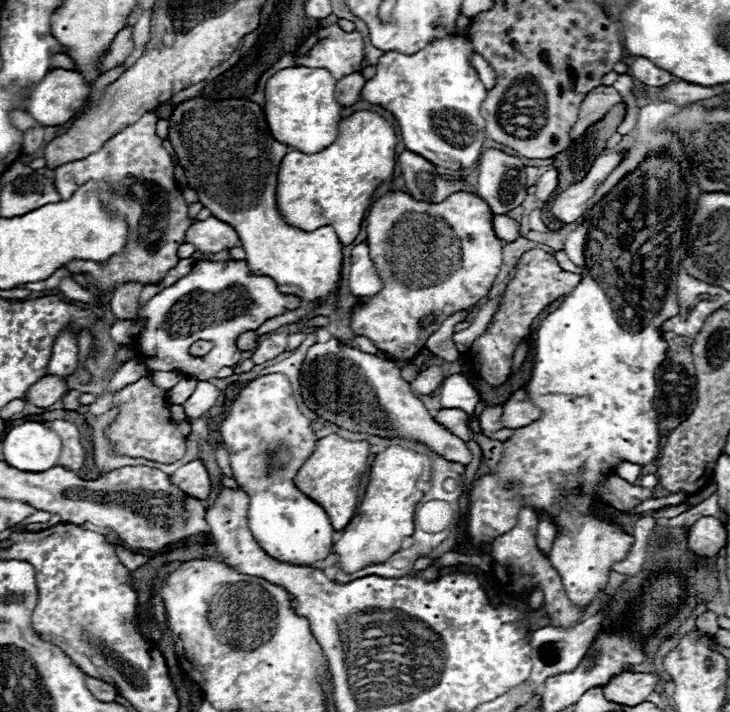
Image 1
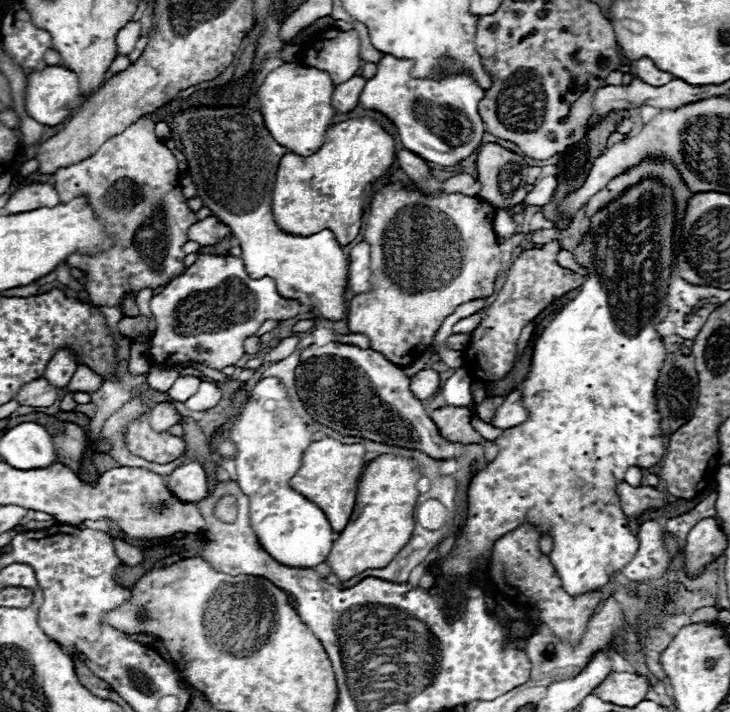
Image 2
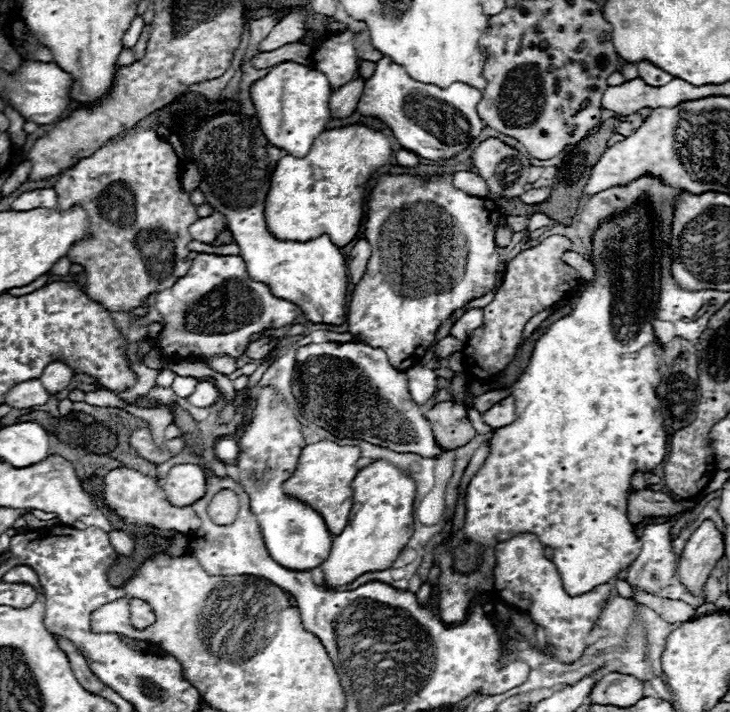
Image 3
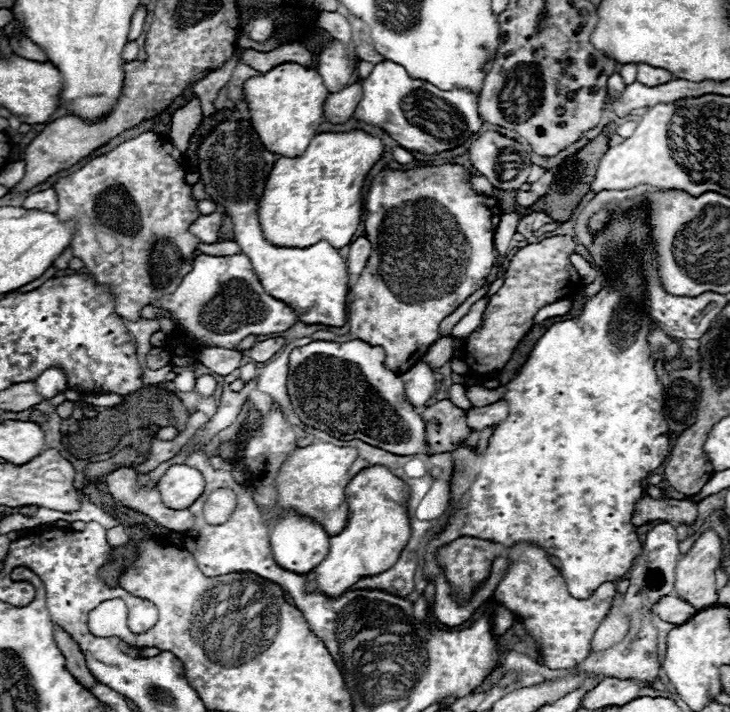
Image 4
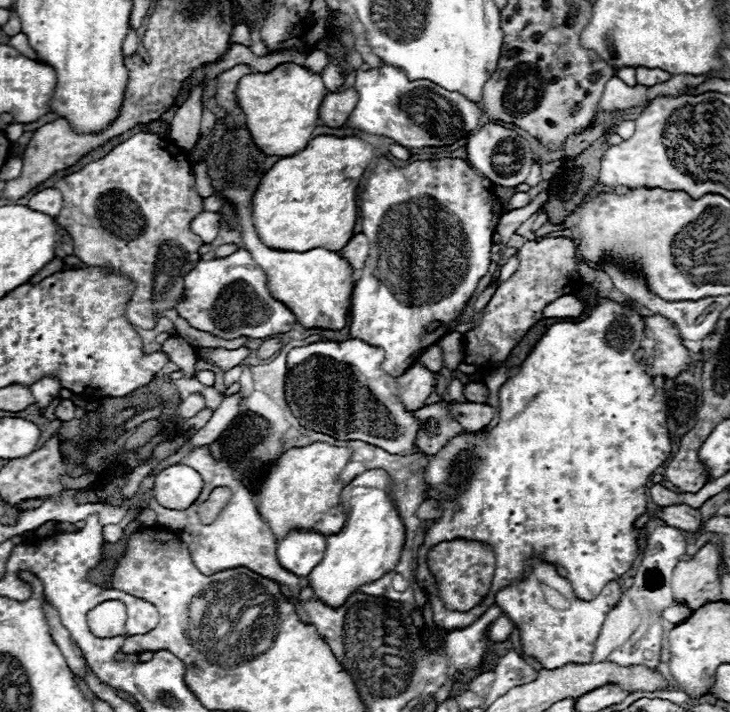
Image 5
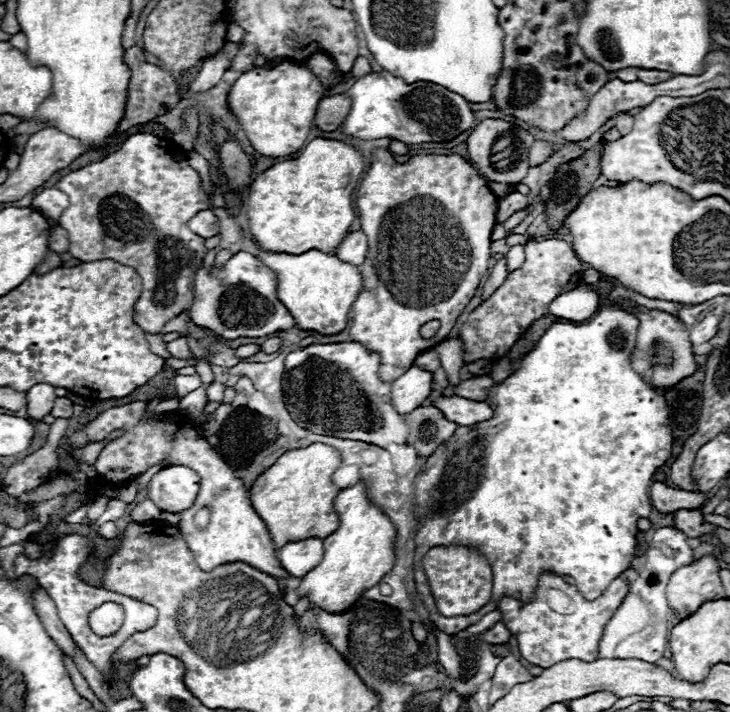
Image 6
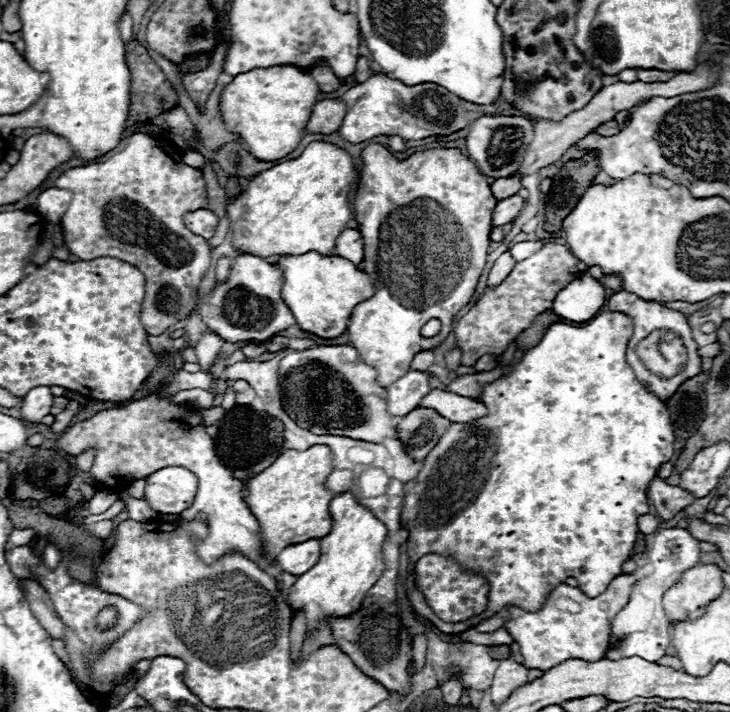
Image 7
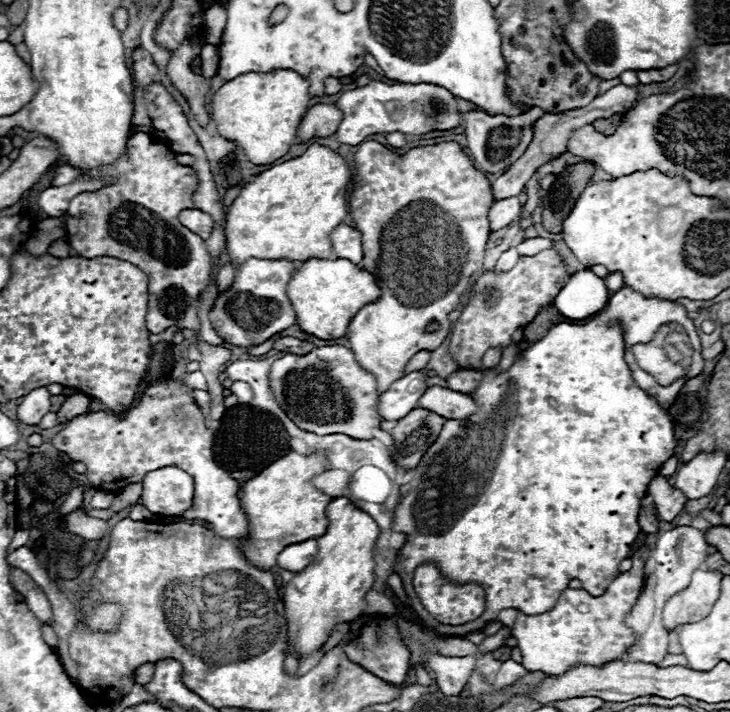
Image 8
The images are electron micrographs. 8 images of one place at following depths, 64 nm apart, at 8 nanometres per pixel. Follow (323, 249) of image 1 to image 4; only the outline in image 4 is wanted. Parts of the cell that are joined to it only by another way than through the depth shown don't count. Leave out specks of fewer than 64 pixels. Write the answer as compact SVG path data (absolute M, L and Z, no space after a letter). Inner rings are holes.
M248 120L222 122L212 130L198 148L200 174L206 182L206 194L220 204L234 222L234 240L254 264L254 272L262 280L264 290L290 304L304 324L344 326L346 324L346 296L348 296L348 266L346 260L326 240L310 248L280 248L264 240L258 224L258 198L262 196L264 182L278 154L266 152L258 134Z

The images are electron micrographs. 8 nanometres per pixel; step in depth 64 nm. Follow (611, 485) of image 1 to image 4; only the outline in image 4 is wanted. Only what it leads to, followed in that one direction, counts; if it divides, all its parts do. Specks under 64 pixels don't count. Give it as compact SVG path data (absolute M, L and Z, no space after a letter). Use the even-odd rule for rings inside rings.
M644 496L636 504L636 512L632 516L634 526L642 526L650 520L666 520L666 522L678 522L678 524L694 524L698 518L698 510L694 502L688 500L654 500L650 496Z

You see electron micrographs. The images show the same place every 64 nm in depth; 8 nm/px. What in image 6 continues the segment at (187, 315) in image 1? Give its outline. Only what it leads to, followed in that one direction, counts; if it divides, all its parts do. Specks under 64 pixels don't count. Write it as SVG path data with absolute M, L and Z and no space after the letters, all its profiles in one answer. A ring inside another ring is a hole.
M248 252L234 254L222 270L206 270L202 266L194 284L194 304L188 310L190 318L198 326L212 330L226 340L236 340L240 336L264 338L278 330L290 330L296 326L288 308L276 296L276 274Z

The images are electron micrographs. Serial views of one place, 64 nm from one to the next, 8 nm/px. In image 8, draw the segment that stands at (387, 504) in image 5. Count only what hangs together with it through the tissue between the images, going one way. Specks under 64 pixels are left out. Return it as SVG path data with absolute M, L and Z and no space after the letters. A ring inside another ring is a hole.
M334 498L326 506L328 530L316 538L318 552L308 568L294 574L284 586L282 602L288 618L288 652L298 660L314 654L330 638L338 624L350 624L366 612L366 592L374 584L372 550L378 524L348 498Z

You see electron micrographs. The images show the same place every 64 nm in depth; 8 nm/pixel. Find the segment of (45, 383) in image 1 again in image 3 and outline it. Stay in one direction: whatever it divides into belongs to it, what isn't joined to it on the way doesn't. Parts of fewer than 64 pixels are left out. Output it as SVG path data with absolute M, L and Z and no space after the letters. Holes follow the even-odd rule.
M28 380L22 384L16 384L4 398L4 404L10 408L32 408L46 404L50 400L50 394L42 388L38 380Z

